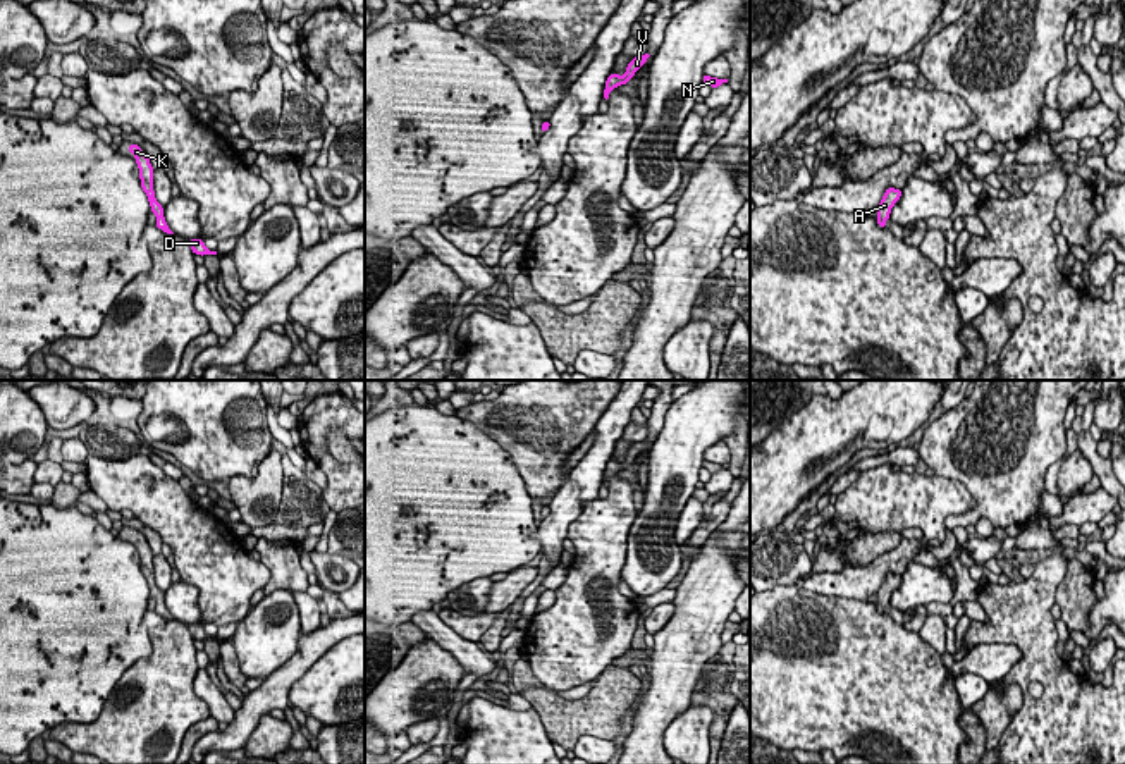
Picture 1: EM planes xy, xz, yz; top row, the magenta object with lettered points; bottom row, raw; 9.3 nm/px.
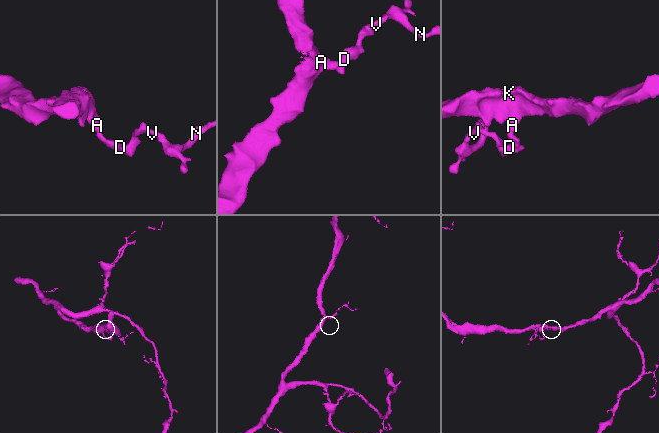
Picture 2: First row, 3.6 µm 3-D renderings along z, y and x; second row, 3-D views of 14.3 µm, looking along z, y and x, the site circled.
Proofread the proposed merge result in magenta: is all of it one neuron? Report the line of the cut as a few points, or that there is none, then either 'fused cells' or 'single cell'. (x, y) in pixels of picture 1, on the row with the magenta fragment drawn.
cut none; single cell

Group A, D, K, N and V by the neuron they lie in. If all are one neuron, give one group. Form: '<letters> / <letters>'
A D K N V

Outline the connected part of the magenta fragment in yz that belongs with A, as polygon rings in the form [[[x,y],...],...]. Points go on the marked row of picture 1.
[[[888,188],[881,203],[877,205],[877,225],[886,229],[886,220],[889,219],[893,205],[900,200],[901,189]]]

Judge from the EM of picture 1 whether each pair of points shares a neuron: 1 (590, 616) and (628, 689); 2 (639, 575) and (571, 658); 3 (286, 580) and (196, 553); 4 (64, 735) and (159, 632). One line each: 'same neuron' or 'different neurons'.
1: different neurons
2: different neurons
3: different neurons
4: same neuron

